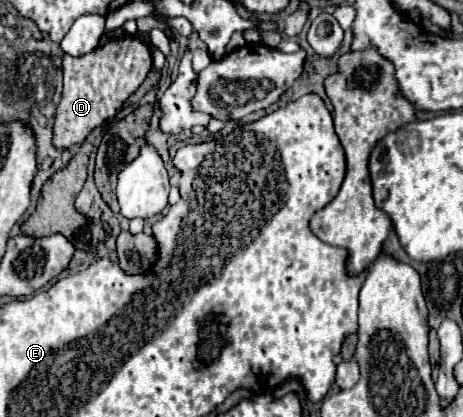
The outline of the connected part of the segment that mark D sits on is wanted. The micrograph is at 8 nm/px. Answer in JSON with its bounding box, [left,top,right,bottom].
[53,37,151,151]

